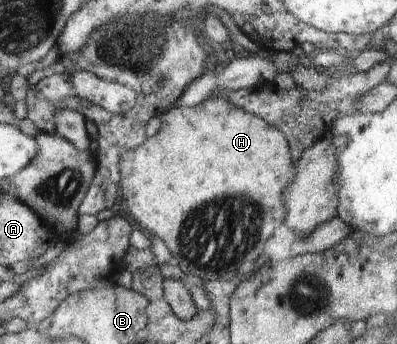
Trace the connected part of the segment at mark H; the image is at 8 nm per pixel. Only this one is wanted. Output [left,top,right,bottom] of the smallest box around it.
[119,96,296,281]

